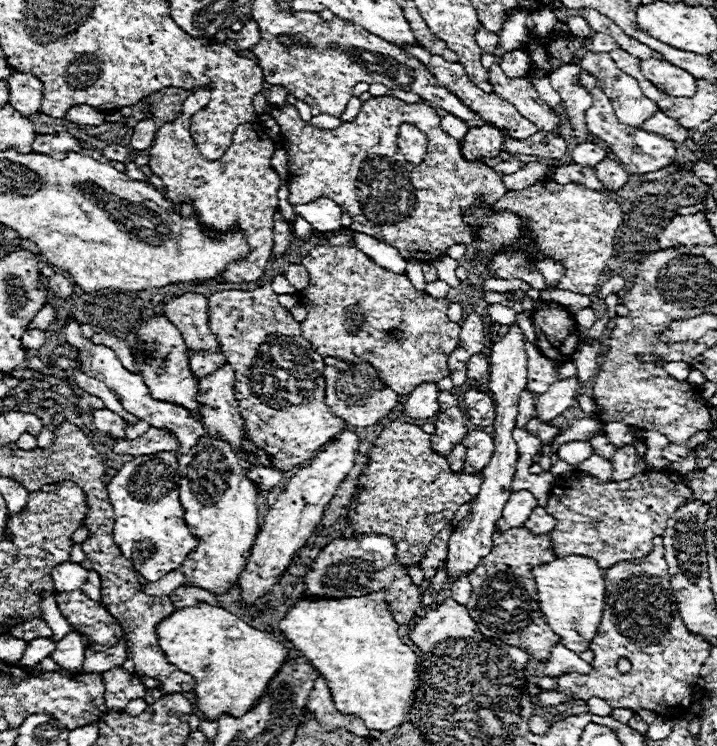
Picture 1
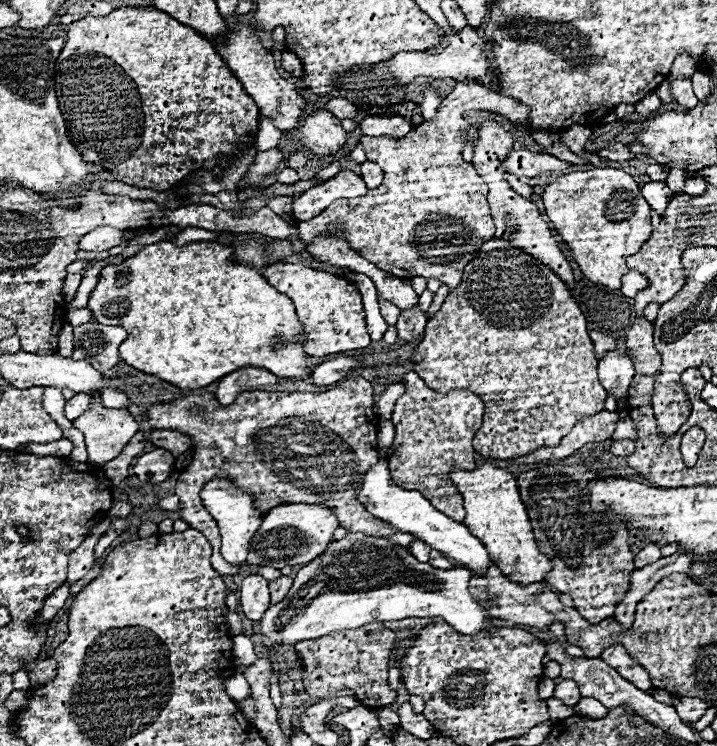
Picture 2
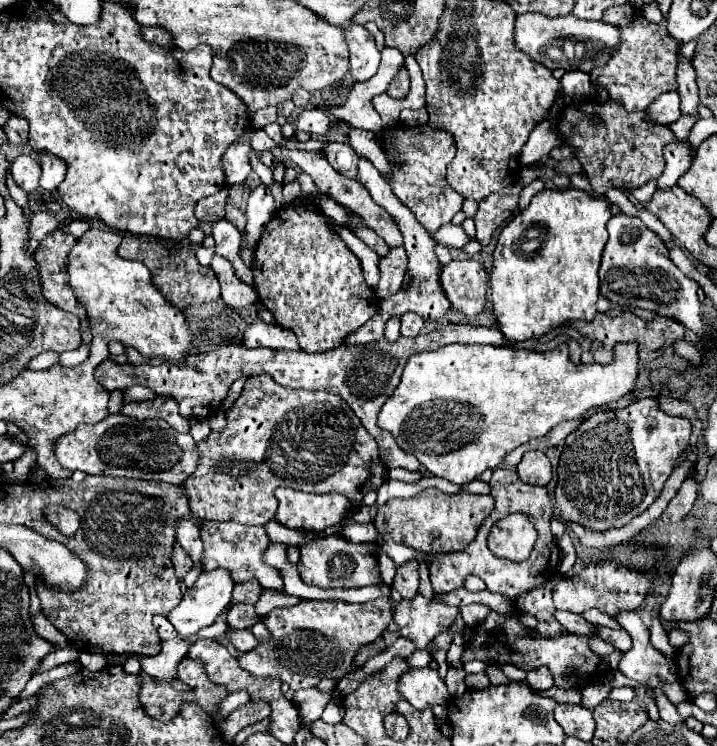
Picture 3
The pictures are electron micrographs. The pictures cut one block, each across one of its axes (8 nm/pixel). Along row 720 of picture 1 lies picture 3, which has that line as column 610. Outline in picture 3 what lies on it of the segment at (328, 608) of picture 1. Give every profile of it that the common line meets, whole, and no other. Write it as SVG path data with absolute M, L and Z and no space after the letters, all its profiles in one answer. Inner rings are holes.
M452 344L436 352L414 354L406 362L398 388L380 410L378 426L394 436L400 450L414 454L430 474L446 478L452 484L468 484L484 470L498 468L508 452L532 438L542 438L556 424L580 418L594 406L618 402L632 392L636 378L636 344L618 344L616 360L608 366L572 364L566 344L548 352L492 344Z

